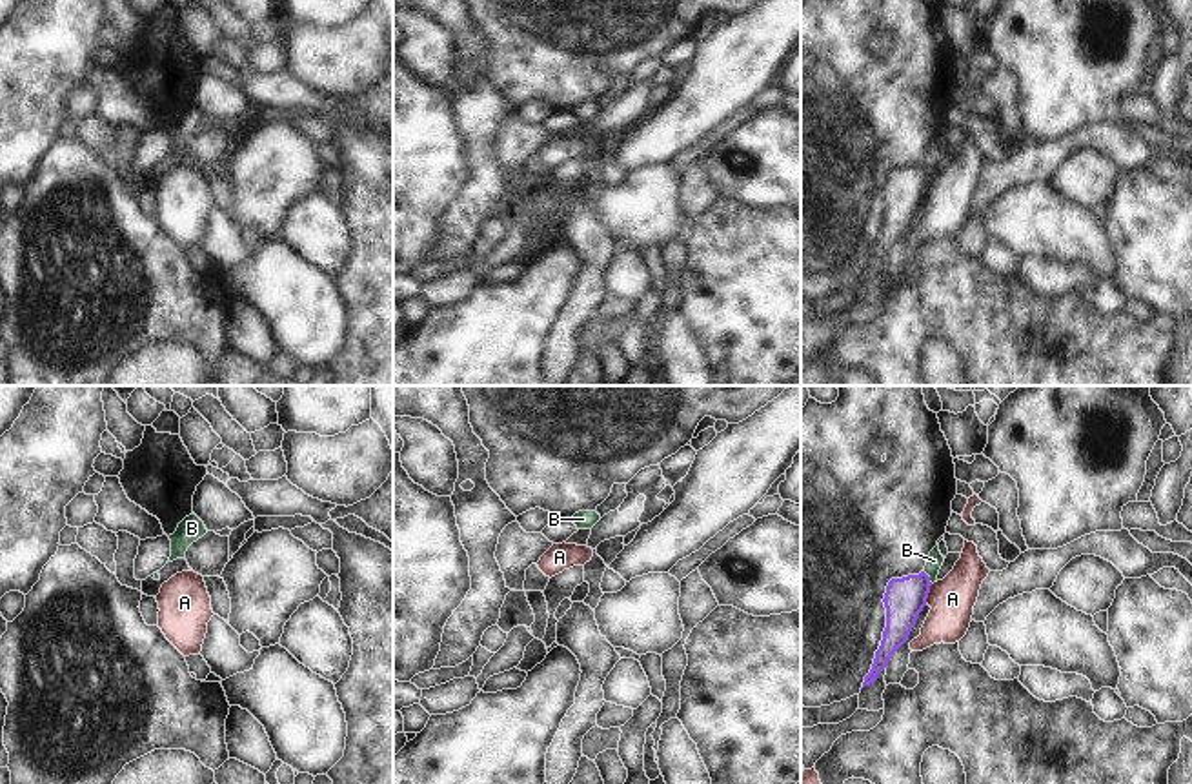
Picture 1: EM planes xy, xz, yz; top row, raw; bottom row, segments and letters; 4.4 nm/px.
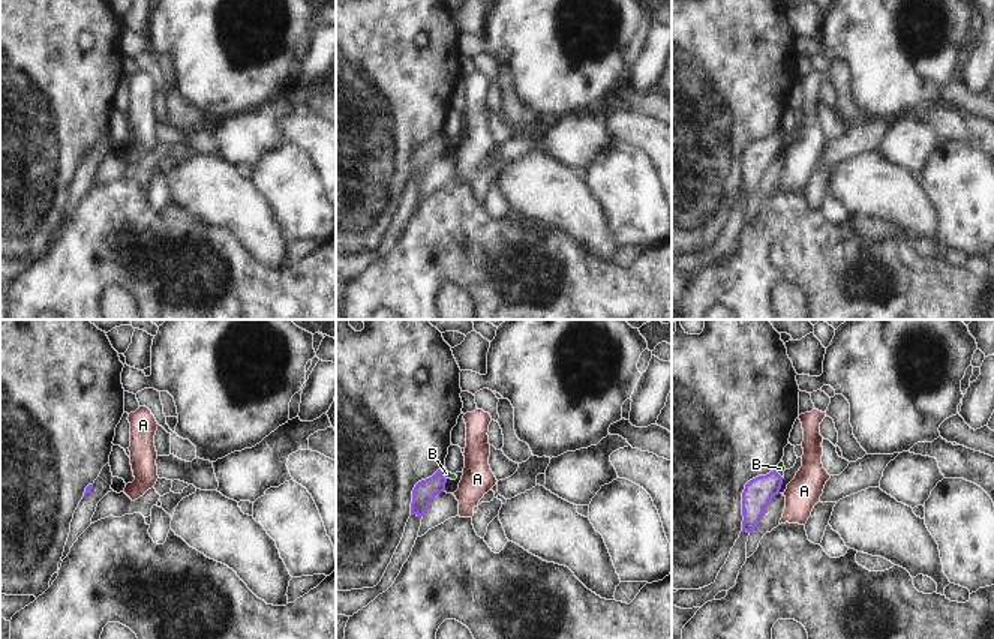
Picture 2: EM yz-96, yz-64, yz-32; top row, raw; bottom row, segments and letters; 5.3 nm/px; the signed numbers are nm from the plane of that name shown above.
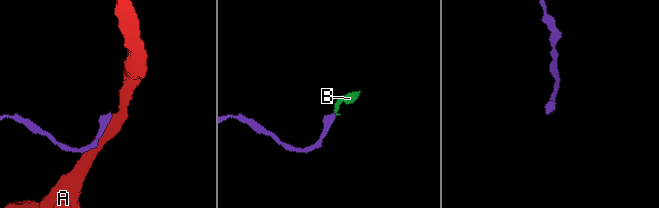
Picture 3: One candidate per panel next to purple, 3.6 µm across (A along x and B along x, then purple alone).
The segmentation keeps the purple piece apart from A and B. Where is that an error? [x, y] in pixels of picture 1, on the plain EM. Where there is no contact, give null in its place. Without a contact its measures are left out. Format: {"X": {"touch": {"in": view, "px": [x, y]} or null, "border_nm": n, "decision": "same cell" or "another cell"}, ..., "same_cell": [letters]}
{"A": {"touch": {"in": "yz", "px": [929, 184]}, "border_nm": 90, "decision": "another cell"}, "B": {"touch": {"in": "yz", "px": [929, 170]}, "border_nm": 70, "decision": "same cell"}, "same_cell": ["B"]}

